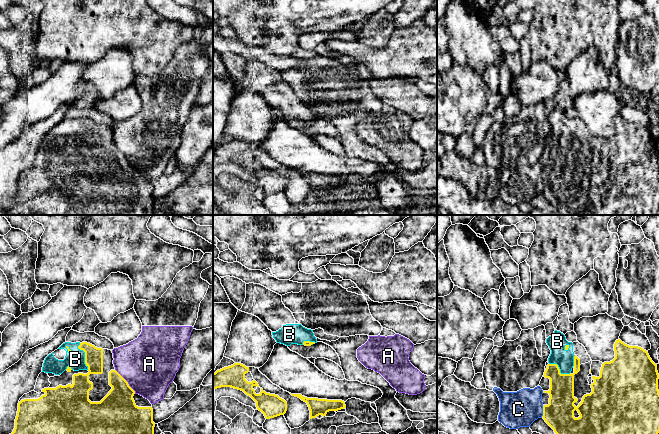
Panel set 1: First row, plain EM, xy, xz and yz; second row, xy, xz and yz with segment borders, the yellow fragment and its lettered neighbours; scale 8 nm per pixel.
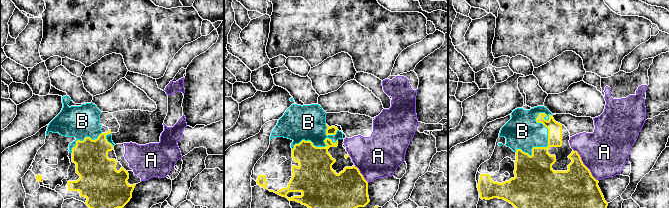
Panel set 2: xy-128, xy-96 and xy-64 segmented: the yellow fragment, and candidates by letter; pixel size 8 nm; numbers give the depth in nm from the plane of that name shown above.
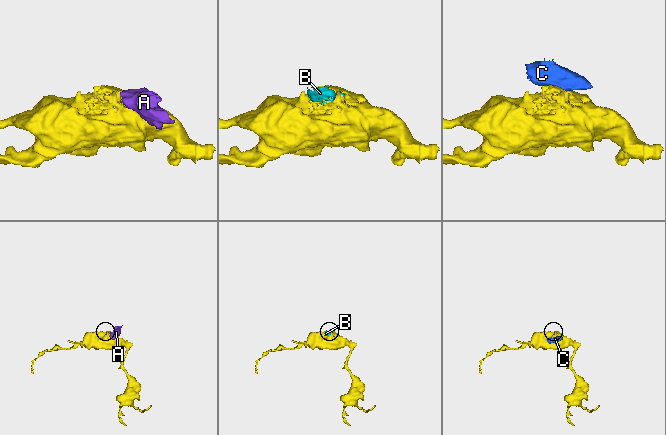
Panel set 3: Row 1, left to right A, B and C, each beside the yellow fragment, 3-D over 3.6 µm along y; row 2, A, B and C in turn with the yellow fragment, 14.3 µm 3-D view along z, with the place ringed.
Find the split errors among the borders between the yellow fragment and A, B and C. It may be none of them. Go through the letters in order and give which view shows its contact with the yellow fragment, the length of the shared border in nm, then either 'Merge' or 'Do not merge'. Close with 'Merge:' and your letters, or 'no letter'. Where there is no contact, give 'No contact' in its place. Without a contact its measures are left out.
A: Touches yellow in xy. Shared border 260 nm. Do not merge
B: Touches yellow in xy. Shared border 220 nm. Merge
C: Touches yellow in yz. Shared border 100 nm. Do not merge
Merge: B

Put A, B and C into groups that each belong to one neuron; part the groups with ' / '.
A C / B

